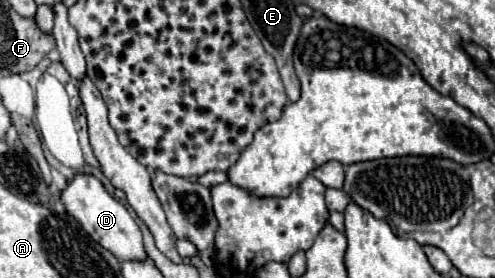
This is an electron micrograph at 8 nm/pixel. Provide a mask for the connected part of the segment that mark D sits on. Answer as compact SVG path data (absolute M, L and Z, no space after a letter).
M76 174L74 180L68 182L68 188L62 192L62 202L68 210L68 214L72 214L82 224L82 228L98 244L102 244L106 250L110 250L118 260L140 262L140 260L148 258L148 254L144 252L142 232L140 232L136 220L130 216L130 212L124 208L124 204L118 202L116 198L112 198L106 192L106 188L102 186L102 182L96 180L94 176Z

